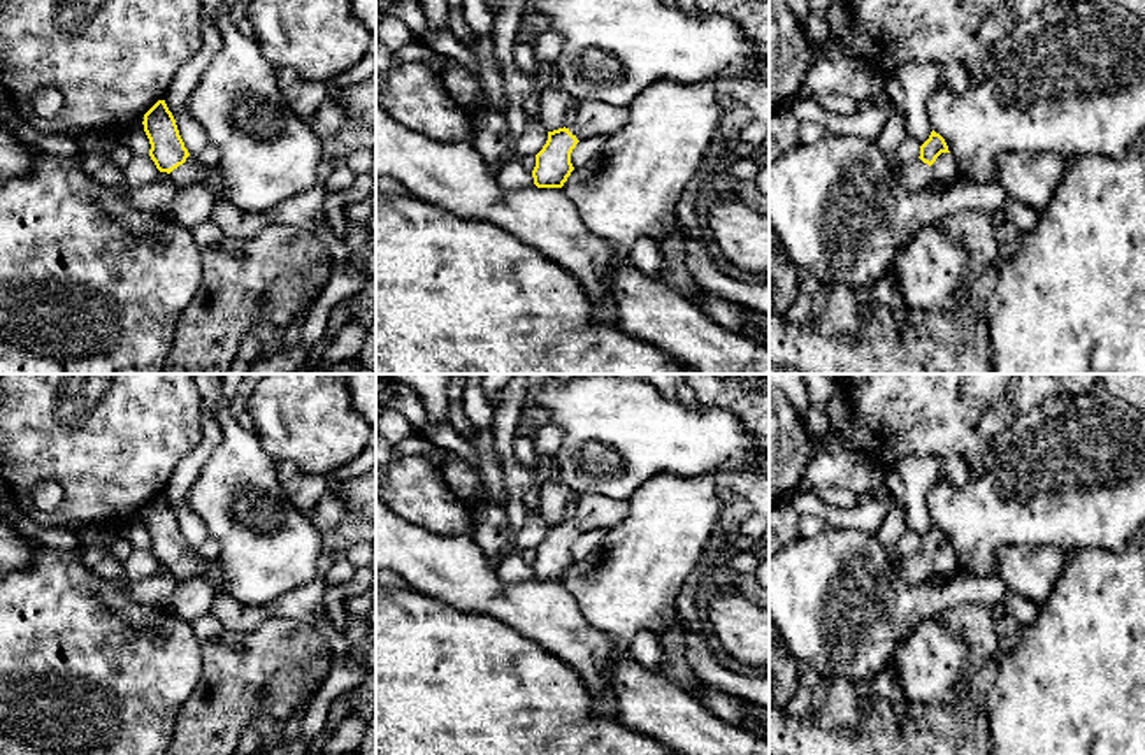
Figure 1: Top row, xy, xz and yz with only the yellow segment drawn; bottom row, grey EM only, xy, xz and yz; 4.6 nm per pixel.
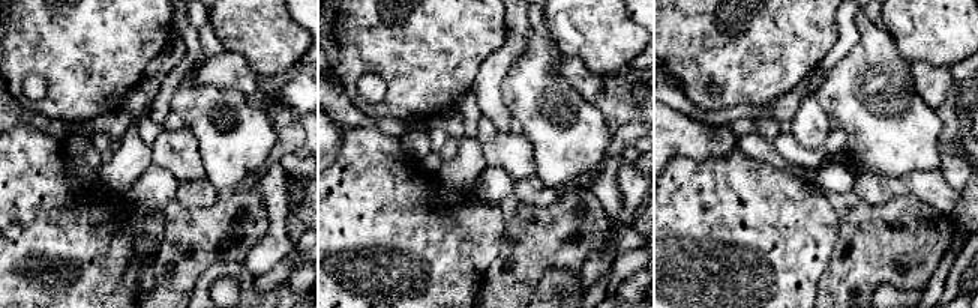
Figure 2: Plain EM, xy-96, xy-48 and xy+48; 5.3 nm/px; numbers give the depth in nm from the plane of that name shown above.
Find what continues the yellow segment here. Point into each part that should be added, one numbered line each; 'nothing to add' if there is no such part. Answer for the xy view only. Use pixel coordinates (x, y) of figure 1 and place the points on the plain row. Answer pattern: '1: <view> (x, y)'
1: xy (192, 566)

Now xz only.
1: xz (594, 511)

